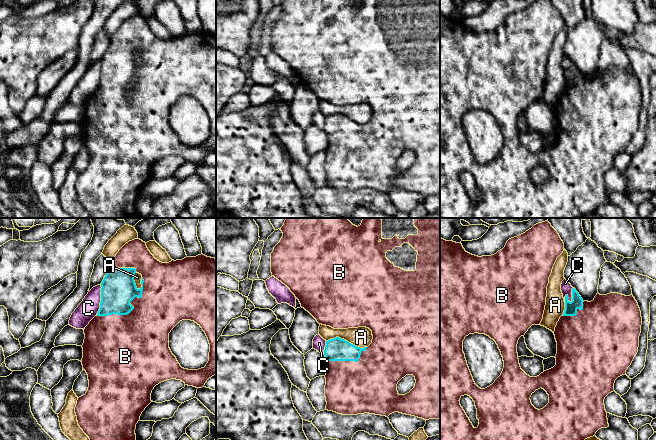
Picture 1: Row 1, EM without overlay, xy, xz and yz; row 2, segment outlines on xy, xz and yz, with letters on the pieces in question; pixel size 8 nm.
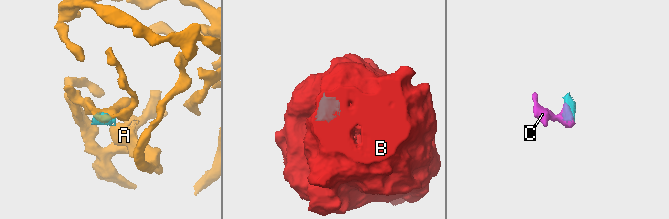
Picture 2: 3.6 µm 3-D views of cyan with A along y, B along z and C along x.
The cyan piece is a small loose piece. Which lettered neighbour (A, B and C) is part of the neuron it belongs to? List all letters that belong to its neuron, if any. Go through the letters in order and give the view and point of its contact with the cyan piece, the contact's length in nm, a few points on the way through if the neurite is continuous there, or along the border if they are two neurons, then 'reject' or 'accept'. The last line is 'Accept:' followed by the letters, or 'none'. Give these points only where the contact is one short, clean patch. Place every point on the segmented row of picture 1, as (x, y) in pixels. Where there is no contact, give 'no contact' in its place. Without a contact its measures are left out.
A: meets cyan in xz at (345, 340); contact 340 nm long; reject
B: meets cyan in xy at (132, 309); contact 480 nm long; accept
C: meets cyan in xy at (101, 299); contact 260 nm long; border along xy (101, 284), (100, 308), (96, 314); reject
Accept: B

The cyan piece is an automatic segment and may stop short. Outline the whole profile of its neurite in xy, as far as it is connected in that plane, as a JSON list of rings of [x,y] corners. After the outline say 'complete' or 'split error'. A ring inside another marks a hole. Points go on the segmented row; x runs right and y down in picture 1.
[[[134,239],[110,261],[101,287],[100,309],[83,329],[85,339],[81,362],[88,375],[89,387],[86,394],[78,398],[75,413],[78,425],[90,440],[136,440],[136,424],[152,402],[151,393],[156,385],[176,379],[185,385],[202,388],[209,378],[216,375],[216,259],[201,254],[162,263],[154,258],[145,242]],[[136,272],[142,275],[140,289],[134,281]],[[182,320],[197,323],[208,338],[209,361],[204,368],[182,368],[169,348],[169,333]]] | split error

